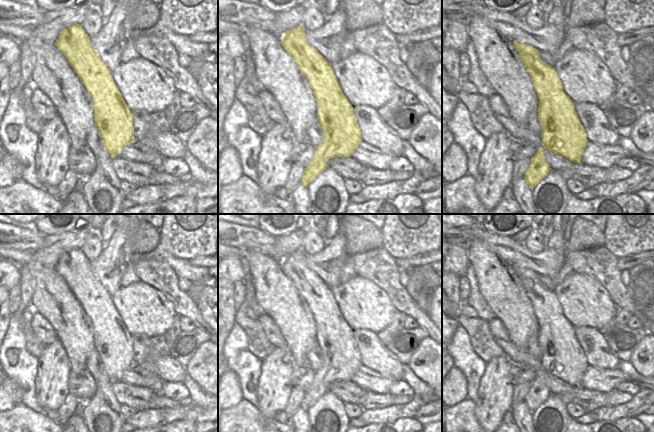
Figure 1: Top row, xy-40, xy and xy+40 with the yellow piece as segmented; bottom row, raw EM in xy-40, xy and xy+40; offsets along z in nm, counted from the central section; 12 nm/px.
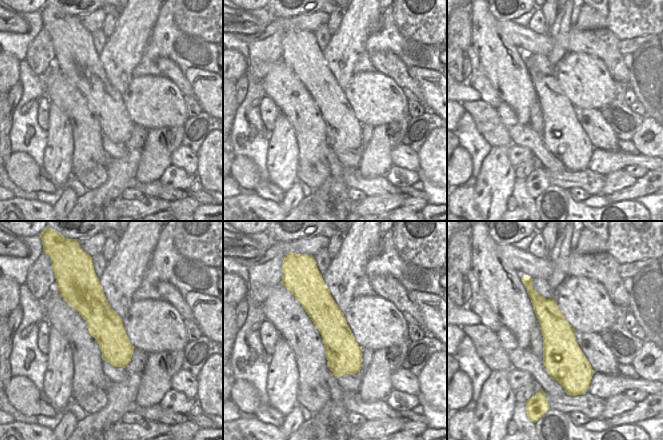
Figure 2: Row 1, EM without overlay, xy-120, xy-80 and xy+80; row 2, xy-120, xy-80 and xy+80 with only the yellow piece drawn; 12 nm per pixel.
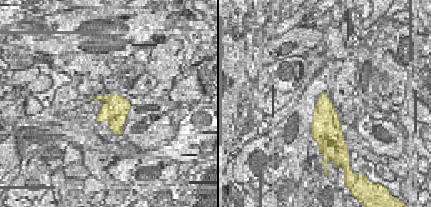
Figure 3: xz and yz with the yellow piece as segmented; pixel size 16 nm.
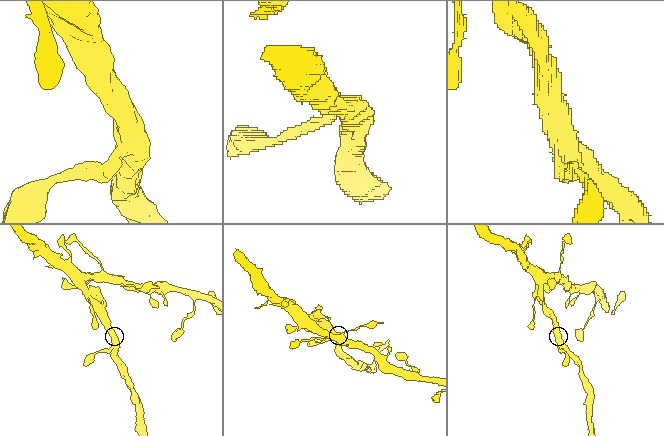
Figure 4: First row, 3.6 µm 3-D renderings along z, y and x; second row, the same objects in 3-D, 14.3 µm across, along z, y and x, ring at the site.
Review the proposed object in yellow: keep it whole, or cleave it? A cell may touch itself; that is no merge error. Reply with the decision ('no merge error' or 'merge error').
no merge error

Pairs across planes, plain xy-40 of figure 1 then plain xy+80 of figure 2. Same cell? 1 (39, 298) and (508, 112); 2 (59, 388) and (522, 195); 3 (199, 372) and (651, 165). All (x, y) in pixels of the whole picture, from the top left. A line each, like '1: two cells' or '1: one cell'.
1: two cells
2: two cells
3: two cells

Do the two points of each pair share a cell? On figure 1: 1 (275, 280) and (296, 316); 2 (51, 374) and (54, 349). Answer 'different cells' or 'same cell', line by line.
1: same cell
2: same cell

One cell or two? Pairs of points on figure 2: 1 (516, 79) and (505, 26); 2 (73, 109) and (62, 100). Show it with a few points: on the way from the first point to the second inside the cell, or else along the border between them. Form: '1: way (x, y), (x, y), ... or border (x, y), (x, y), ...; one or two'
1: border (497, 20), (501, 34), (520, 49); two
2: way (70, 106), (65, 101); one

